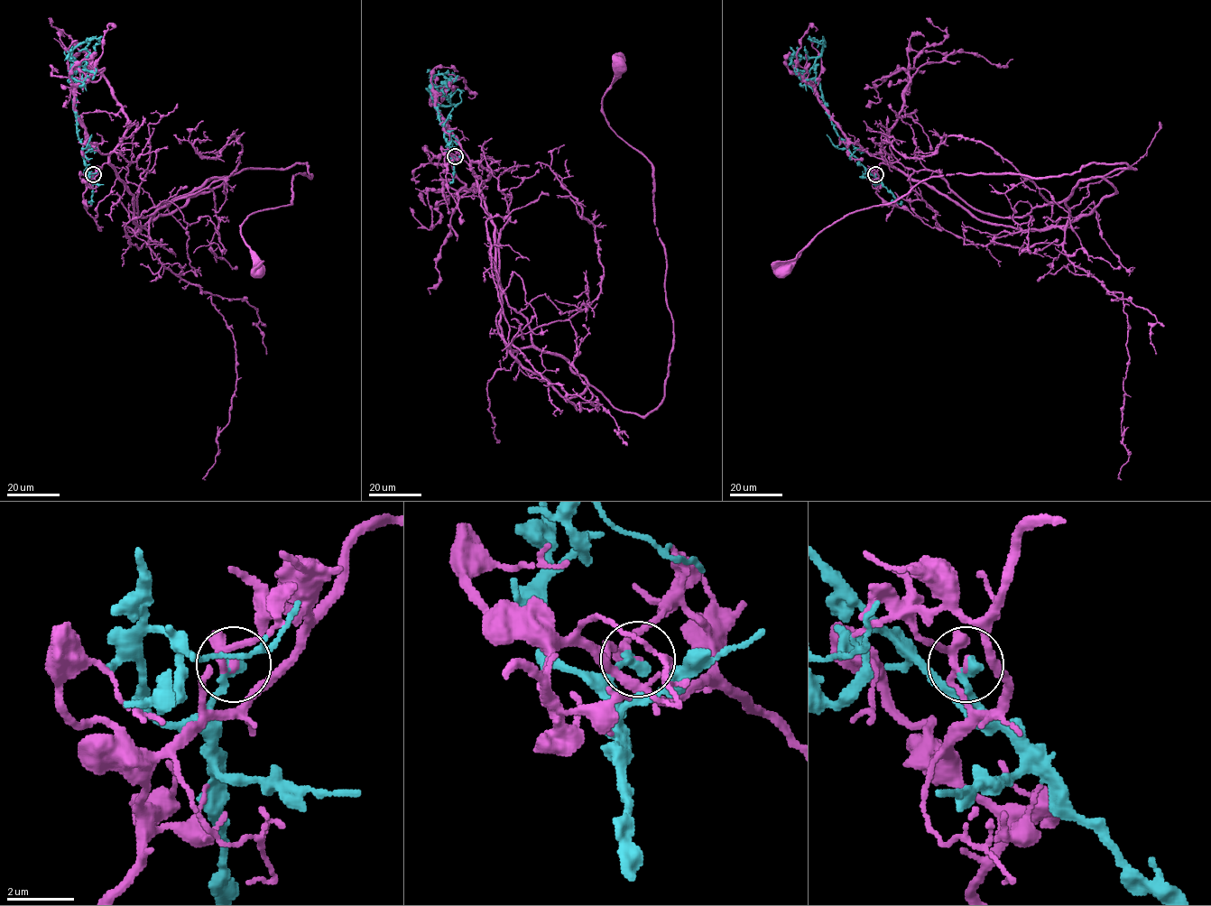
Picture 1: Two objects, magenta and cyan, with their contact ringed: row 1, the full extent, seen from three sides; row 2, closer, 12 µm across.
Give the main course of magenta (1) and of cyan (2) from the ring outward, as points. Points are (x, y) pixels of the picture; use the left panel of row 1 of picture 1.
1: (94, 174), (115, 171), (140, 229), (207, 180), (306, 162), (290, 204), (241, 225), (258, 269)
2: (93, 174), (86, 177), (69, 80), (78, 68), (71, 51), (97, 38), (100, 42), (93, 47)

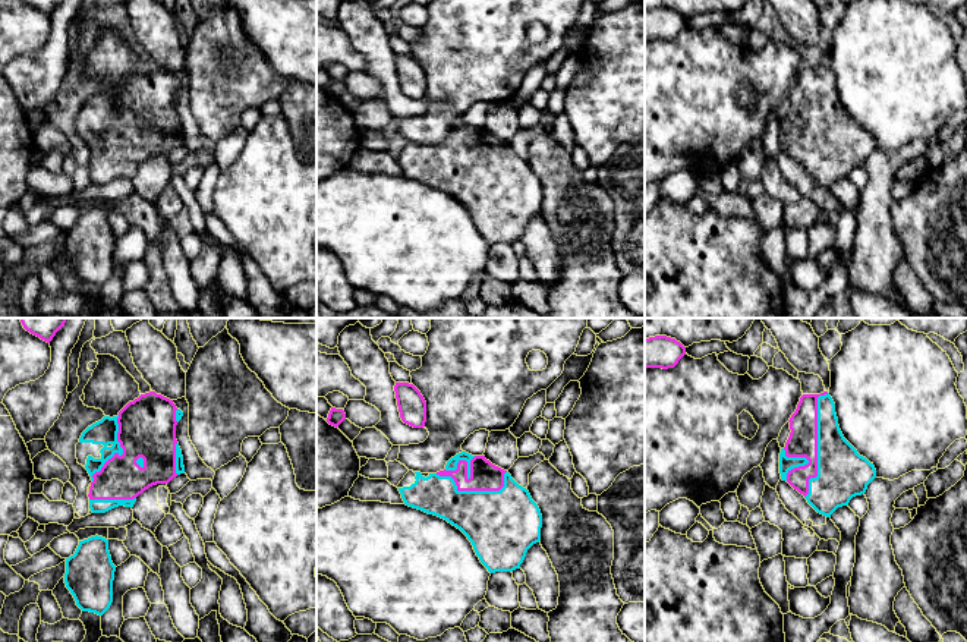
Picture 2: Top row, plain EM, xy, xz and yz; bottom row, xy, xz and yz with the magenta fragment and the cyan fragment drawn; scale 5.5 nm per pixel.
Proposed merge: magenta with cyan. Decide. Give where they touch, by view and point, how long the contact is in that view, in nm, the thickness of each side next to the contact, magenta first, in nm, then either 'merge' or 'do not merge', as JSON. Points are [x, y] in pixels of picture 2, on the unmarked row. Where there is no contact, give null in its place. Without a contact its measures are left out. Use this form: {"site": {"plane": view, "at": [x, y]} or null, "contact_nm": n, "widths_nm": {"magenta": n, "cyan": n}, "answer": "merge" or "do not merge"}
{"site": {"plane": "yz", "at": [816, 116]}, "contact_nm": 600, "widths_nm": {"magenta": 160, "cyan": 280}, "answer": "do not merge"}

